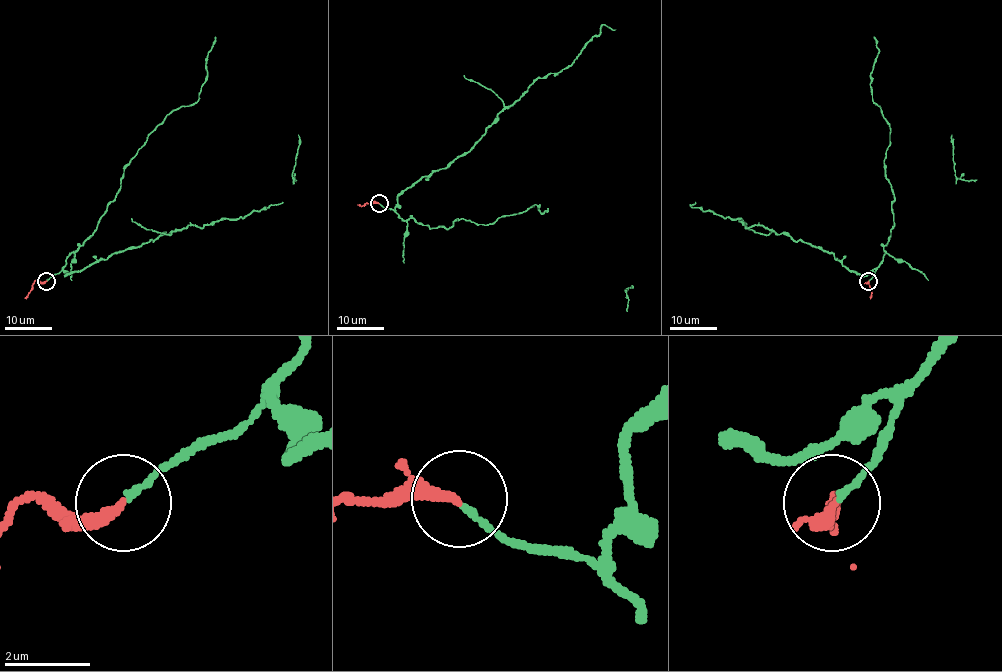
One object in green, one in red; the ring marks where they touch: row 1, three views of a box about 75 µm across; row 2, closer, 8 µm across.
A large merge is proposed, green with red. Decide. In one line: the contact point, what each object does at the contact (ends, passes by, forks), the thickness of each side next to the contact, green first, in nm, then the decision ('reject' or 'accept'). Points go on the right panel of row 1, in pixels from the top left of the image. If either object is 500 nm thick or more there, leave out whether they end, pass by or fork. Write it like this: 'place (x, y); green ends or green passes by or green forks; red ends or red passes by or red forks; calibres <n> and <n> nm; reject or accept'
place (868, 281); green ends; red ends; calibres 150 and 280 nm; accept

